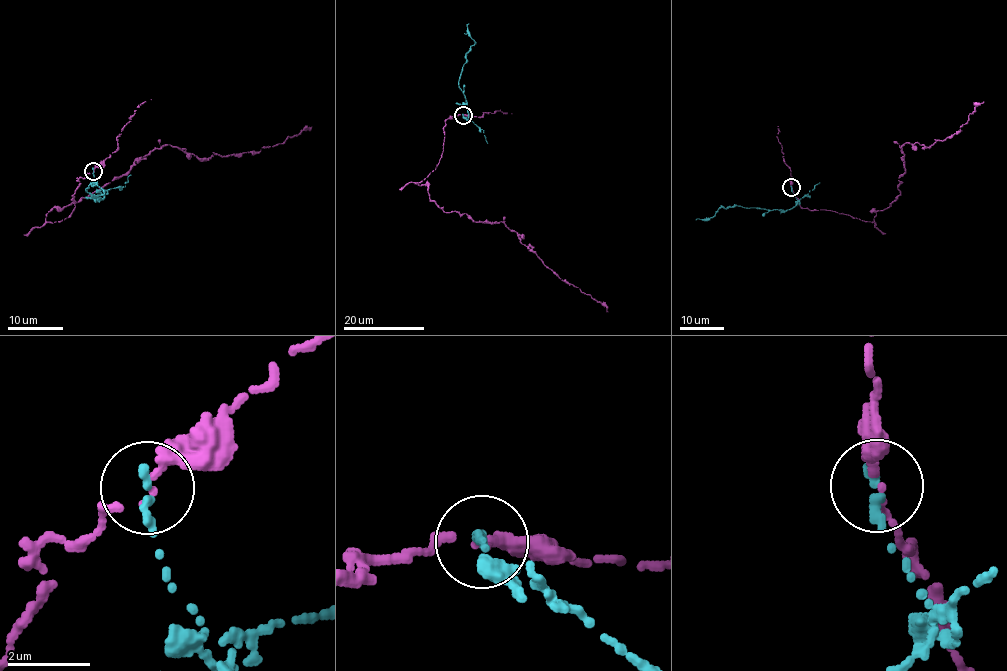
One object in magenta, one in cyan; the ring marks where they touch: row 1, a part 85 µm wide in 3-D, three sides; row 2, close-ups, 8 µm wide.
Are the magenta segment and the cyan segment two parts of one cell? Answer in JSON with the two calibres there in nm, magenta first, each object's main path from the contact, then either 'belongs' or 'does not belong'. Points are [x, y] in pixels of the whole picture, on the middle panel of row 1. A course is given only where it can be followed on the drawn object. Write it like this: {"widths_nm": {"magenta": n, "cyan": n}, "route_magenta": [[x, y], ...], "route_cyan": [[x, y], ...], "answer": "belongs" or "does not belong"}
{"widths_nm": {"magenta": 160, "cyan": 240}, "route_magenta": [[463, 114], [445, 121], [439, 162], [419, 185], [428, 186], [445, 212], [503, 223], [560, 278], [607, 312]], "route_cyan": [[463, 114], [468, 118], [458, 81], [469, 48], [475, 42], [470, 36], [469, 23]], "answer": "does not belong"}

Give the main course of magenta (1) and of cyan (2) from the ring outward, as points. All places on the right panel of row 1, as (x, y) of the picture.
1: (791, 186), (803, 208), (873, 222), (874, 209), (900, 194), (904, 144), (951, 137), (984, 101)
2: (791, 188), (797, 203), (789, 209), (736, 205), (720, 207), (709, 219), (695, 219)

